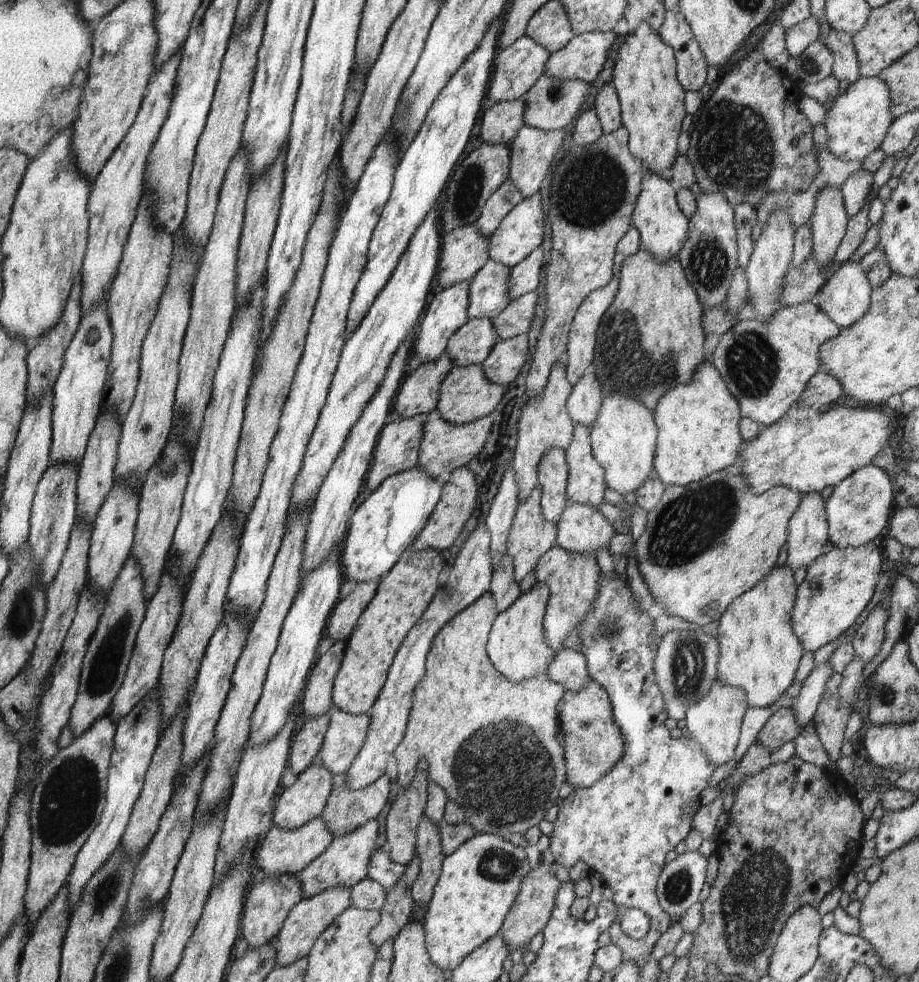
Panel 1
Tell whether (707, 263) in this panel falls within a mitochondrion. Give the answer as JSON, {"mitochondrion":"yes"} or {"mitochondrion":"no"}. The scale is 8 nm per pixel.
{"mitochondrion":"yes"}

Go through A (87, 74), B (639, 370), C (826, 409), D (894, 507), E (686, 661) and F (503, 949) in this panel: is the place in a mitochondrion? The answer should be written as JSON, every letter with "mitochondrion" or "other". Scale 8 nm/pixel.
{"A":"other","B":"mitochondrion","C":"other","D":"other","E":"mitochondrion","F":"other"}

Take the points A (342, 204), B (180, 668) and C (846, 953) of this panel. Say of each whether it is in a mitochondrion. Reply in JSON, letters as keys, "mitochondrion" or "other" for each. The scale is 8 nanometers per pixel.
{"A":"other","B":"other","C":"other"}

